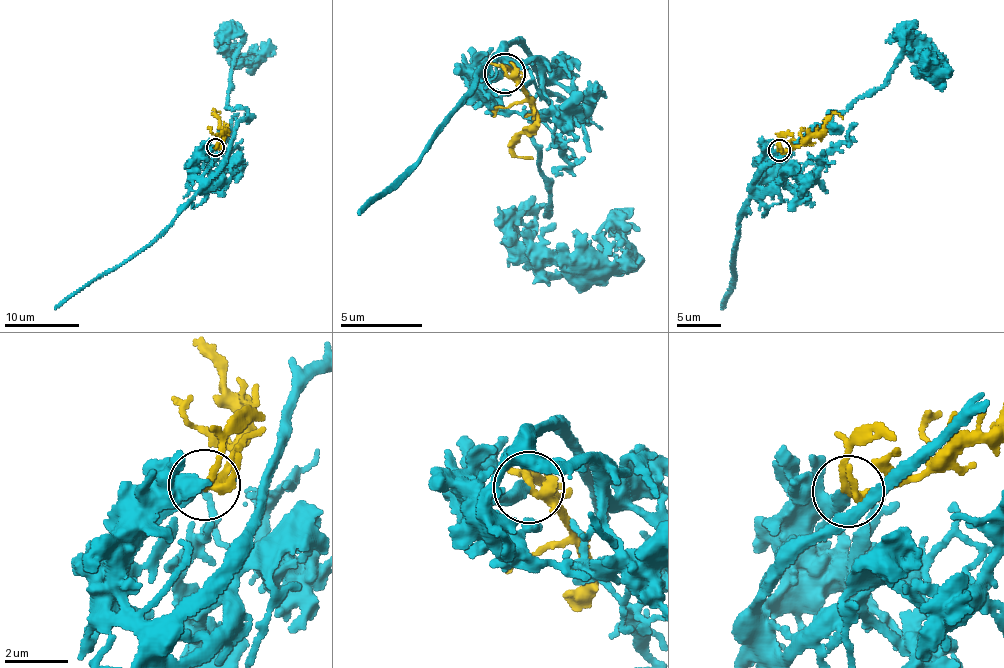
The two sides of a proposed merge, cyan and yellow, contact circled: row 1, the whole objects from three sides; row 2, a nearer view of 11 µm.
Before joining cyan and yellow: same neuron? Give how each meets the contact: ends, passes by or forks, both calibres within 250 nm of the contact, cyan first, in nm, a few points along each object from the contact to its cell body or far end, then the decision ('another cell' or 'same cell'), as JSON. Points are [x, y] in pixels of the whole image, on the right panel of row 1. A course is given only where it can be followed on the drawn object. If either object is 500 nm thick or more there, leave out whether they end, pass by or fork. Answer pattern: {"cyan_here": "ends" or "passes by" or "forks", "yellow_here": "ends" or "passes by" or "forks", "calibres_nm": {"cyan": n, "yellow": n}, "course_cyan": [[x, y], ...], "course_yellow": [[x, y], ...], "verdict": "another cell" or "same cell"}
{"cyan_here": "ends", "yellow_here": "forks", "calibres_nm": {"cyan": 360, "yellow": 200}, "course_cyan": [[779, 151], [764, 155], [755, 178], [831, 113], [885, 83], [903, 35], [921, 72], [936, 59]], "course_yellow": [[779, 151], [789, 151], [818, 132], [836, 113], [842, 118]], "verdict": "same cell"}

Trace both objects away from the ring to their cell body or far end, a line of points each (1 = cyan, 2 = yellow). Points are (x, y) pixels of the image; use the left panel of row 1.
1: (216, 148), (204, 152), (210, 174), (248, 115), (225, 108), (241, 46), (232, 34), (234, 60), (274, 45)
2: (216, 148), (219, 146), (225, 127), (214, 110), (220, 113)

